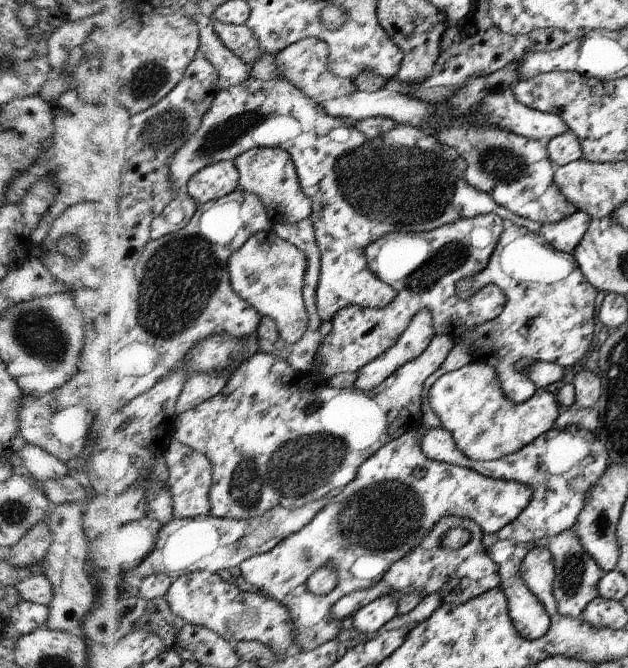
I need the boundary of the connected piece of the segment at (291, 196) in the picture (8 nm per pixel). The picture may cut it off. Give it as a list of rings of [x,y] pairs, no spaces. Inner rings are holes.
[[[257,147],[239,157],[235,163],[241,172],[241,188],[260,196],[274,226],[298,223],[312,217],[314,202],[302,189],[296,164],[285,149]]]

